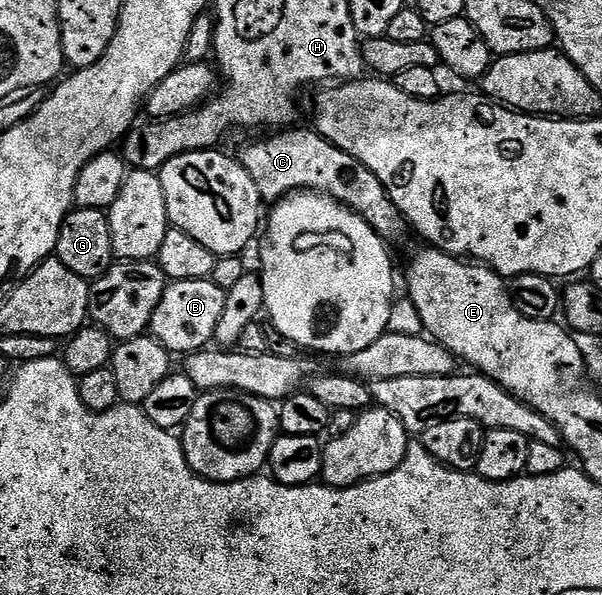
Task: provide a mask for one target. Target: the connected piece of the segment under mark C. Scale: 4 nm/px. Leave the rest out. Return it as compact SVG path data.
M298 127L263 135L266 136L263 140L248 145L240 153L241 162L248 174L252 174L252 182L256 182L256 190L260 190L263 201L277 202L283 196L299 190L322 192L349 206L387 242L393 241L393 236L400 235L402 231L407 231L408 225L402 217L402 211L391 202L386 195L386 187L380 178L376 178L376 174L372 174L372 170L325 140L317 130L305 132Z

